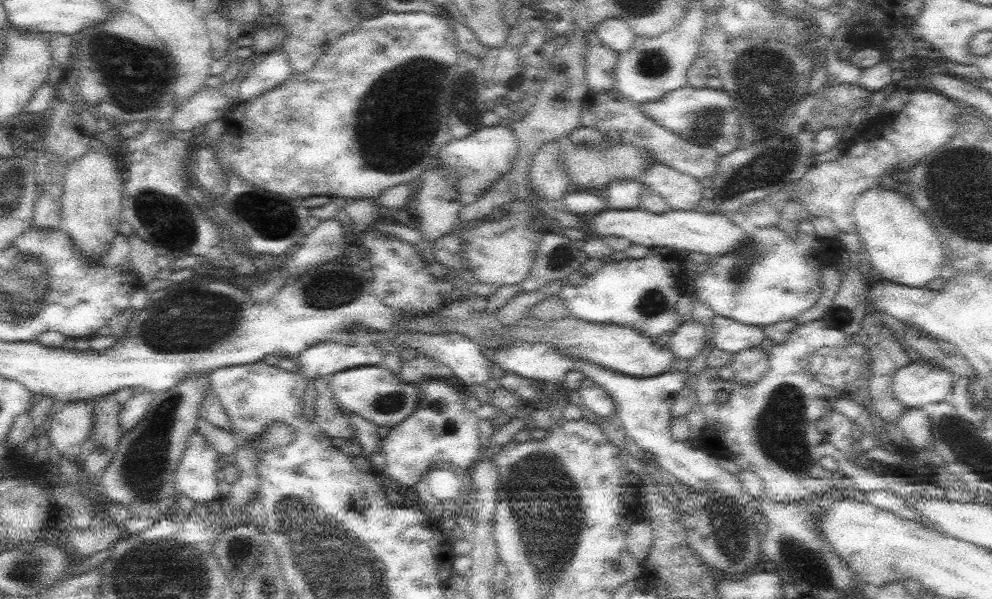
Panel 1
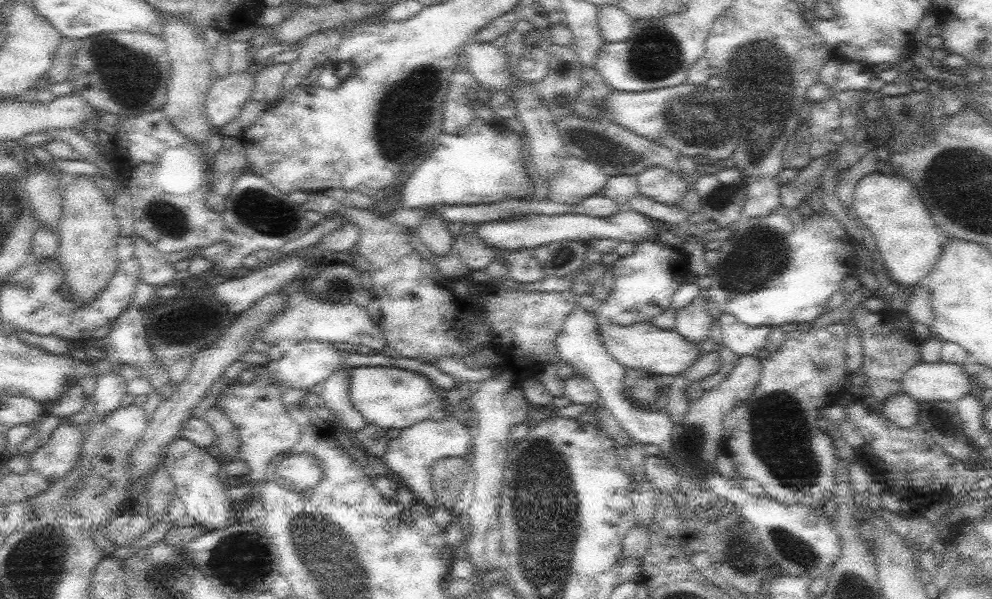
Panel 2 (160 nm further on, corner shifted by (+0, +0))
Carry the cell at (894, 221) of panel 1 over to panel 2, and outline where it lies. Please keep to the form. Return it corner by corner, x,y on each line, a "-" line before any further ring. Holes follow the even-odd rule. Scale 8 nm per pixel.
877,171
861,178
856,185
853,194
853,206
860,222
872,232
876,238
876,244
879,252
885,262
890,277
894,283
906,288
911,286
914,288
922,281
930,276
930,272
936,268
940,254
944,250
944,232
938,228
938,224
934,222
934,217
921,196
918,194
916,187
910,179
904,175
888,175

